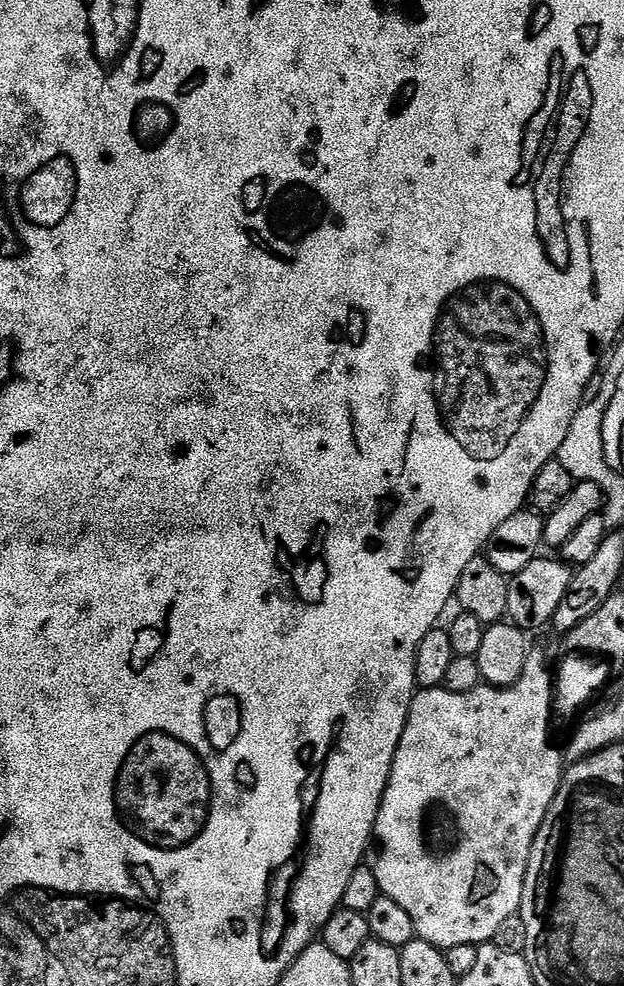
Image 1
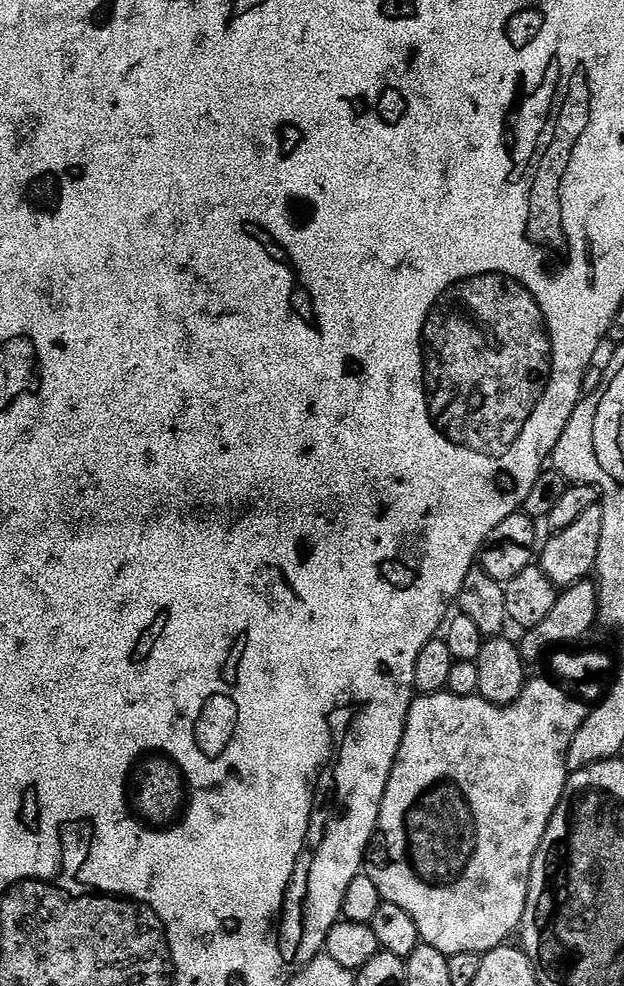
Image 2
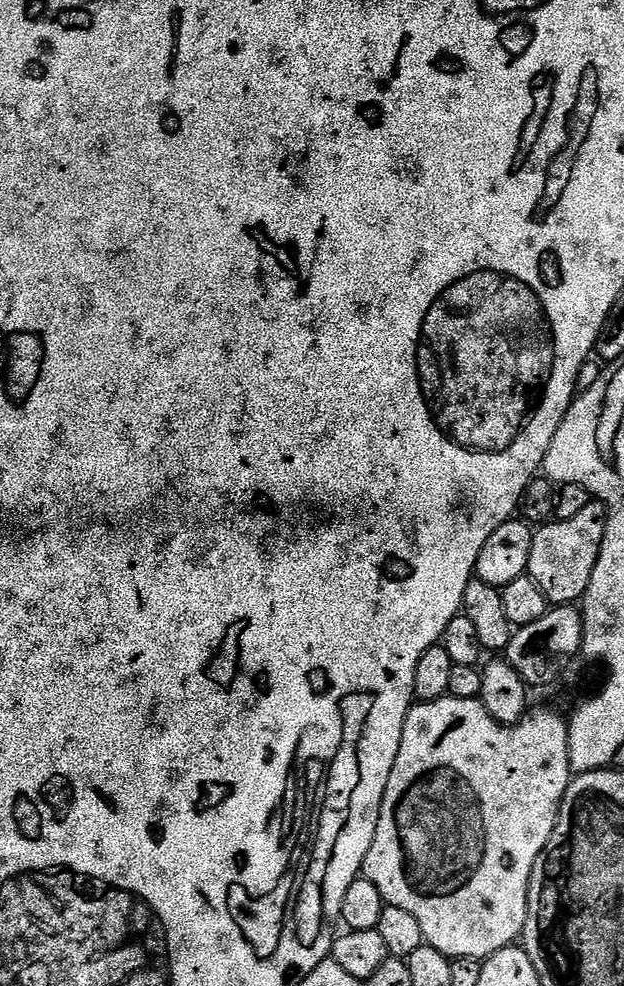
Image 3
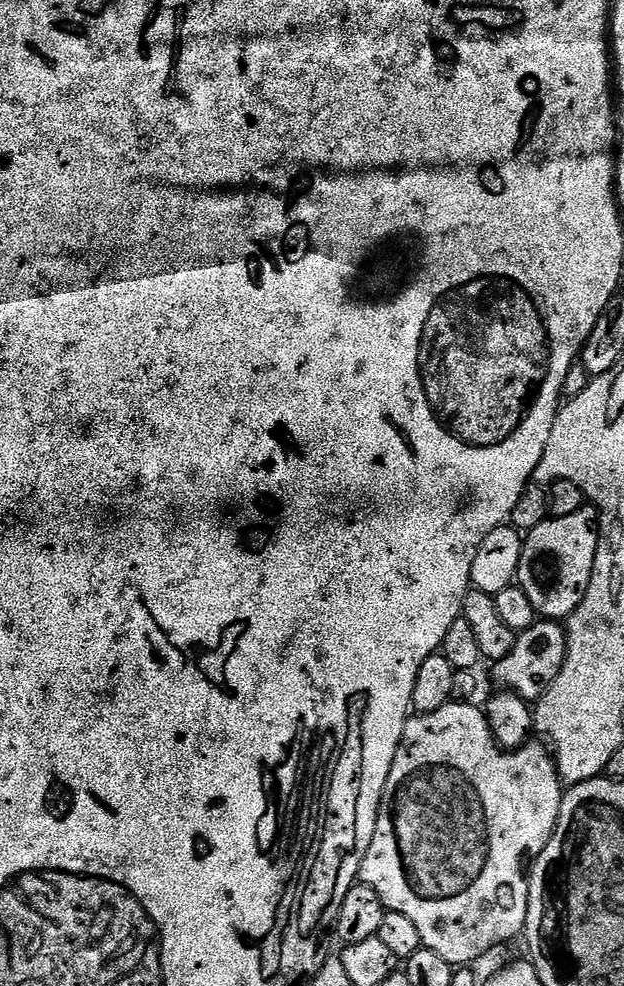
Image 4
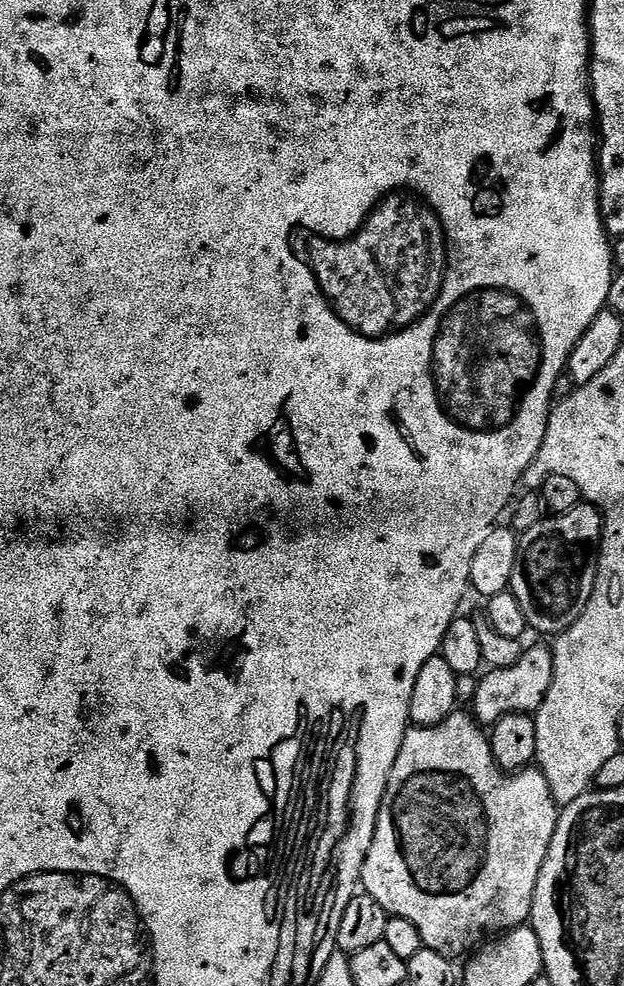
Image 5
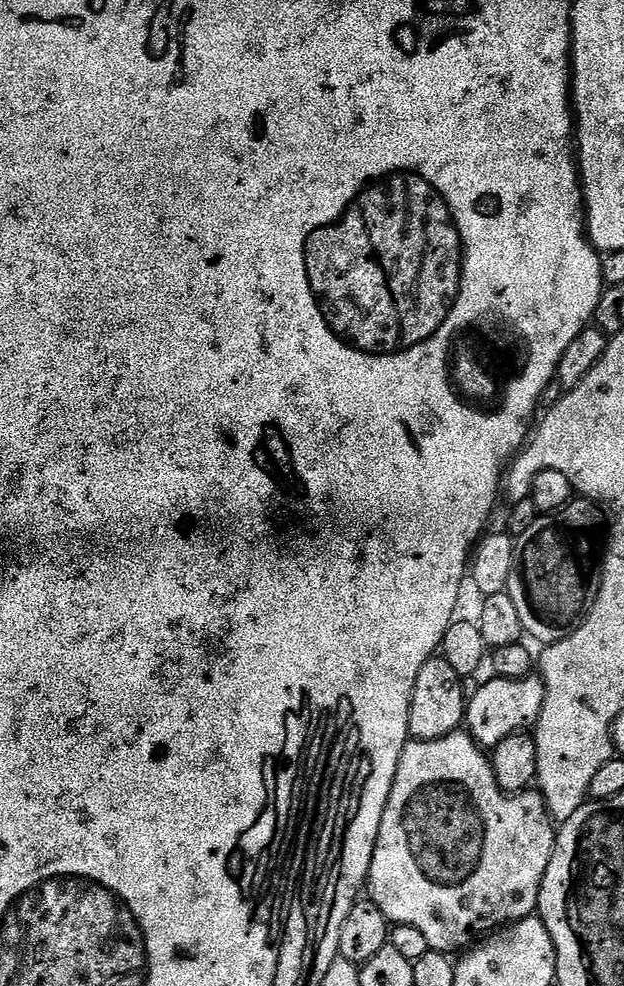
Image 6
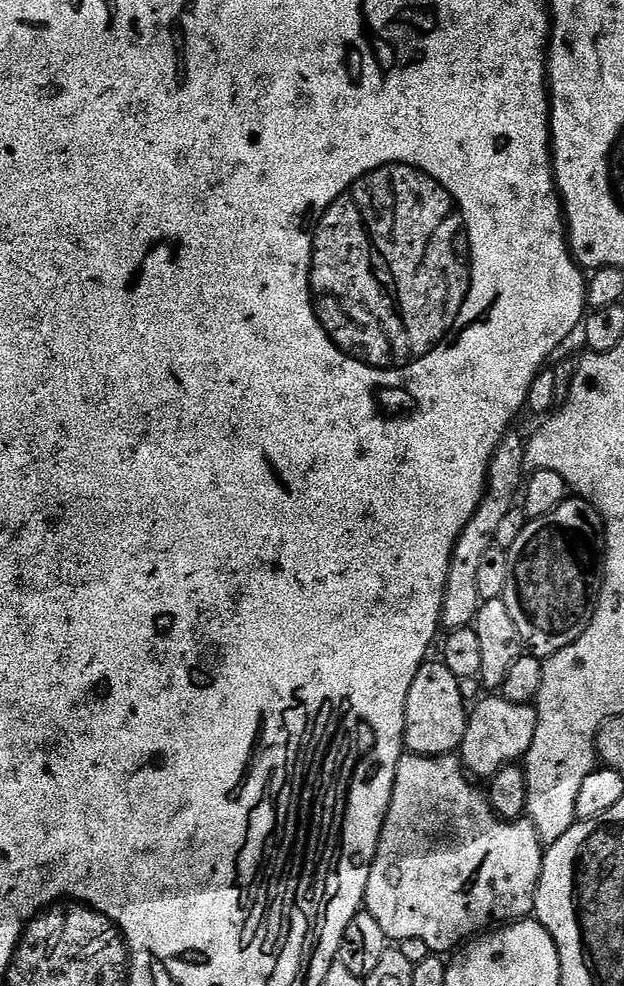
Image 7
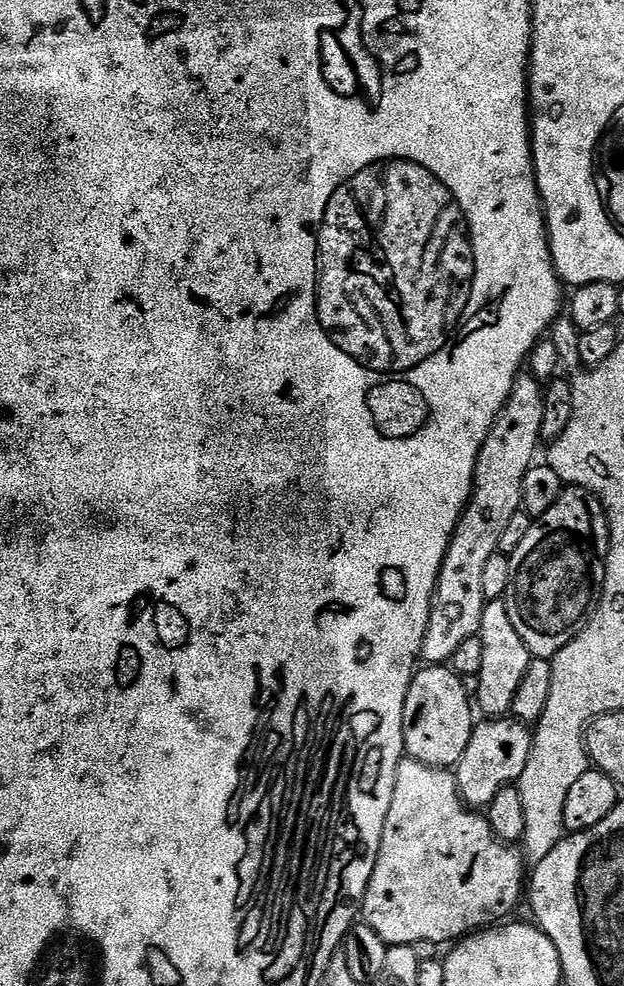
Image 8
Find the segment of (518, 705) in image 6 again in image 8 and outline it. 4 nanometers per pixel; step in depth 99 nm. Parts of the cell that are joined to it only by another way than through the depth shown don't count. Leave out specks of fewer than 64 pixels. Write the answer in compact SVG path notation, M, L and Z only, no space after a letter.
M484 718L473 727L470 746L456 764L454 775L460 796L473 810L484 810L498 794L498 790L515 785L532 749L532 732L529 725L521 724L515 718Z

